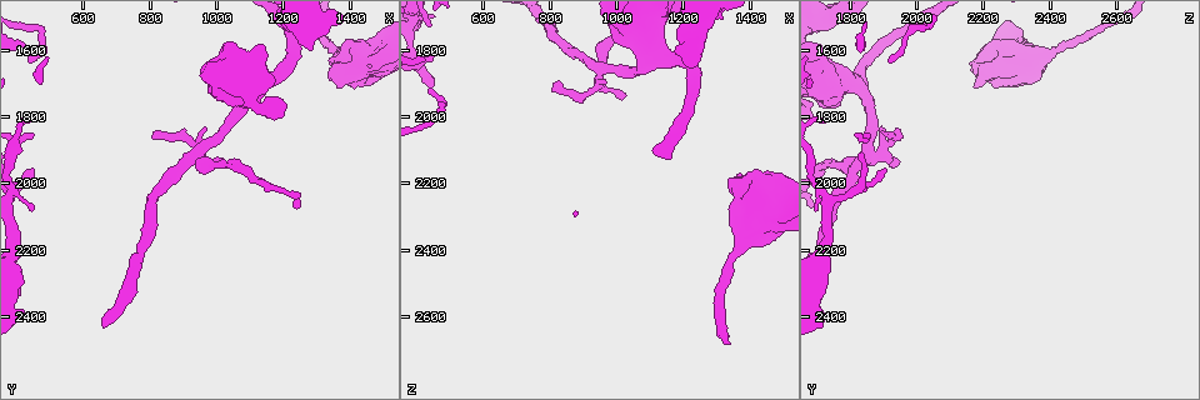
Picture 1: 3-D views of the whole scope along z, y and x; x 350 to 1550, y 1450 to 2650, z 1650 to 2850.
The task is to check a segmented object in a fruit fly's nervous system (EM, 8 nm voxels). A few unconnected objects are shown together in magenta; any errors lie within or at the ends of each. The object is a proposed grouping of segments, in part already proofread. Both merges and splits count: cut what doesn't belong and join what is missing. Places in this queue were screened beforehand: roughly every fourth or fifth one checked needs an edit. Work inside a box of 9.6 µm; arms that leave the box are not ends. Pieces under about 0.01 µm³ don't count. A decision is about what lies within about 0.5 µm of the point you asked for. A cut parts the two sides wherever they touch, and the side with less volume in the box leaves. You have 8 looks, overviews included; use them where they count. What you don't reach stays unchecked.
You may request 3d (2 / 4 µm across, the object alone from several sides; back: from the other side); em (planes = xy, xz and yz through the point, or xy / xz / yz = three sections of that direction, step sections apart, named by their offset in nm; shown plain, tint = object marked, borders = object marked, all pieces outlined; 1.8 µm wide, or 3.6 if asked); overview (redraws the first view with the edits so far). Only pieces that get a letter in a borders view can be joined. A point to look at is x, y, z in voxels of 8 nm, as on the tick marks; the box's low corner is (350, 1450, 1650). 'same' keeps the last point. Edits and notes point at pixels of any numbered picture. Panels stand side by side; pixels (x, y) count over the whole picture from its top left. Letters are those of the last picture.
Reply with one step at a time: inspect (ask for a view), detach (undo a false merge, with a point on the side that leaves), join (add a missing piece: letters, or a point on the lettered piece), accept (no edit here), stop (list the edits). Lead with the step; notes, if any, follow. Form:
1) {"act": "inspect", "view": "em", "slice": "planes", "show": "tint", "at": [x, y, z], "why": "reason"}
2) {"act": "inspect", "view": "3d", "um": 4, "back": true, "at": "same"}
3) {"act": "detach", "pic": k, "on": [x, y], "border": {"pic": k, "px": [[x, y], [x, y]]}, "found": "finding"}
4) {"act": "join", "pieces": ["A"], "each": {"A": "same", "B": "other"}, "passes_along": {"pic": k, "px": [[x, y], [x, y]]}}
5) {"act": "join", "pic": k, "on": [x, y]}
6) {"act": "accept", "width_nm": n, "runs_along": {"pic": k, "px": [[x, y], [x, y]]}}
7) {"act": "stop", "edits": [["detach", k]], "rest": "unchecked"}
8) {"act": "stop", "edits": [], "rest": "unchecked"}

{"act": "inspect", "view": "em", "um": 3.6, "slice": "planes", "show": "borders", "at": [1380, 1600, 2400]}

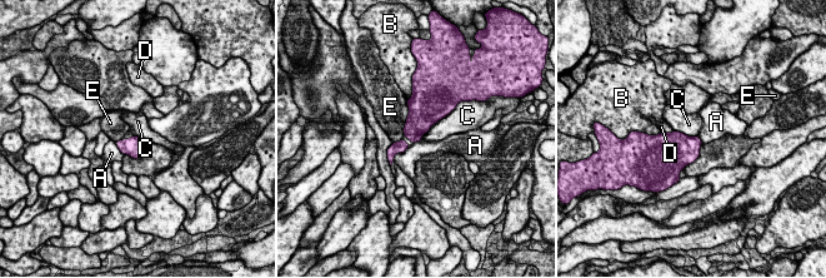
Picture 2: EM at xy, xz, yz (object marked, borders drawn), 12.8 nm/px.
{"act": "accept", "width_nm": 240, "each": {"A": "other", "B": "other", "C": "other", "D": "other", "E": "other"}, "found": "all the same neuron"}

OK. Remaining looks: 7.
{"act": "inspect", "view": "em", "slice": "xy", "step": 4, "show": "tint", "at": [1360, 1700, 2170], "why": "free end"}

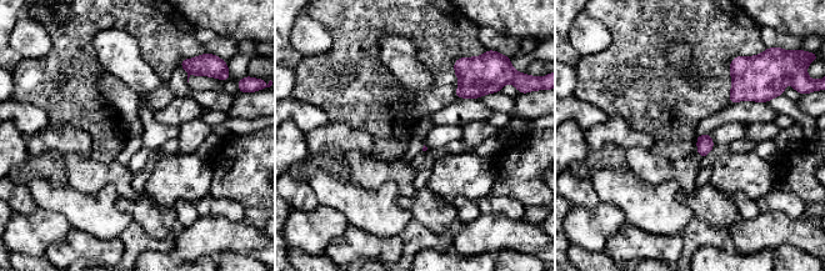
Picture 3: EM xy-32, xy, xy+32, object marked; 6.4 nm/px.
{"act": "inspect", "view": "em", "slice": "planes", "show": "borders", "at": "same"}

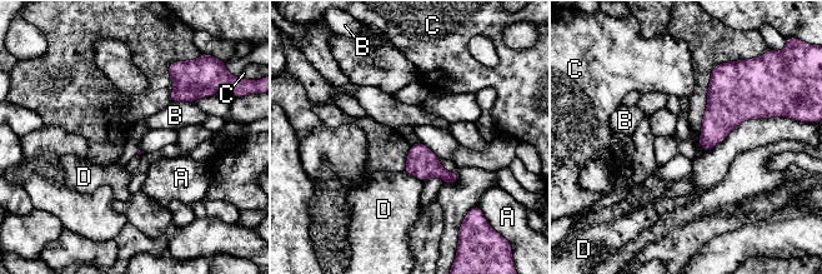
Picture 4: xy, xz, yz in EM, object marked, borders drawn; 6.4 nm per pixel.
{"act": "accept", "longest_contact_nm": ["D", 480], "each": {"A": "other", "B": "other", "C": "other", "D": "other"}, "border": {"pic": 4, "px": [[191, 101], [170, 103]]}, "found": "no lettered piece goes on from it"}

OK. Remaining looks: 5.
{"act": "inspect", "view": "em", "slice": "yz", "step": 16, "show": "borders", "at": [440, 1960, 1910]}

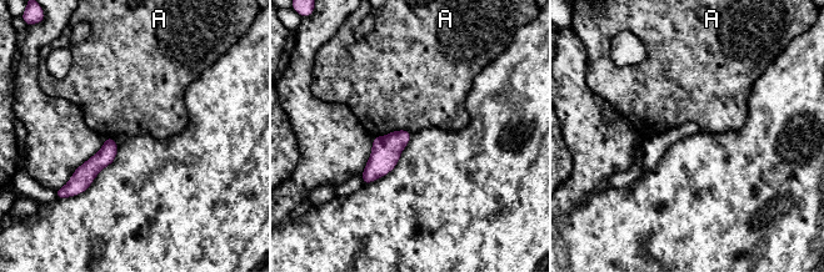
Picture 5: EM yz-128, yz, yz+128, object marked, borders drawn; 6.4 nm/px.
{"act": "inspect", "view": "em", "slice": "planes", "show": "borders", "at": "same"}

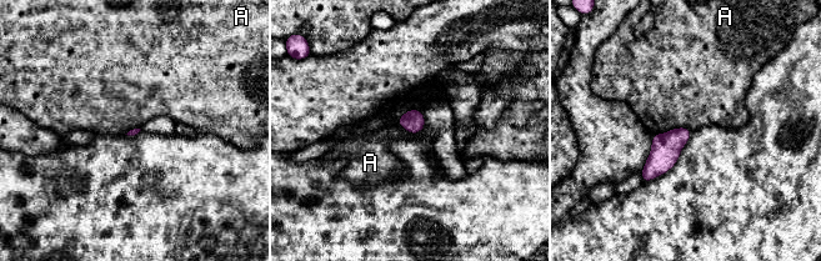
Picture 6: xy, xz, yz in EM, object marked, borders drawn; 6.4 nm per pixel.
{"act": "accept", "each": {"A": "other"}, "border": {"pic": 6, "px": [[421, 110], [408, 110], [398, 124]]}, "found": "none of them fits"}

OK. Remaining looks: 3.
{"act": "inspect", "view": "3d", "um": 2, "at": [440, 1620, 1930], "why": "an open end"}

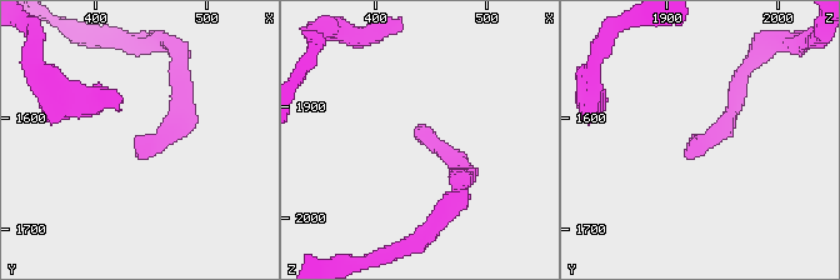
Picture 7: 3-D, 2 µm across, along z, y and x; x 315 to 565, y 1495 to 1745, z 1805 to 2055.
{"act": "inspect", "view": "em", "slice": "xy", "step": 16, "show": "borders", "at": [438, 1624, 1924]}

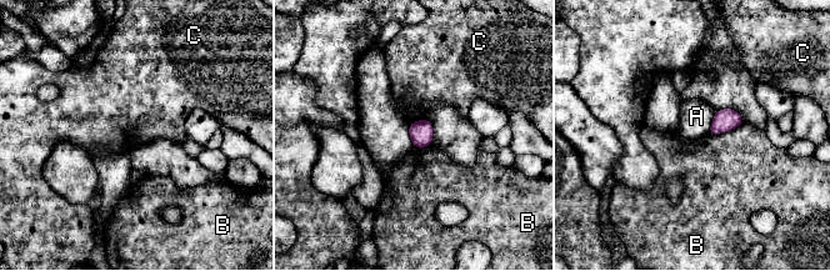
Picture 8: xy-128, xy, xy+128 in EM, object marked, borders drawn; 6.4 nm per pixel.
{"act": "inspect", "view": "em", "slice": "planes", "show": "borders", "at": "same"}

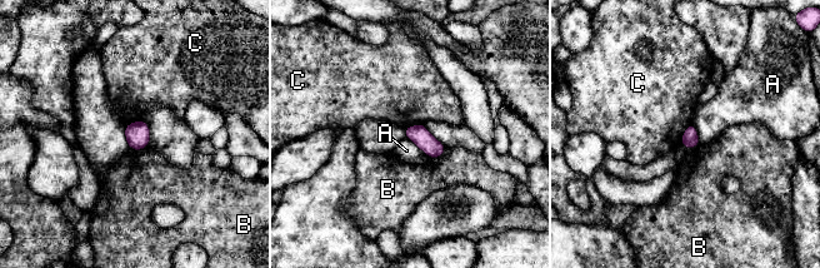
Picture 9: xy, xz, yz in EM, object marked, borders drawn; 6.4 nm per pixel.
{"act": "accept", "longest_contact_nm": ["A", 190], "each": {"A": "other", "B": "other", "C": "other"}, "border": {"pic": 9, "px": [[691, 122], [685, 129], [680, 144]]}, "found": "none of them fits"}

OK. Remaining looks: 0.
{"act": "stop", "edits": [], "rest": "unchecked"}

